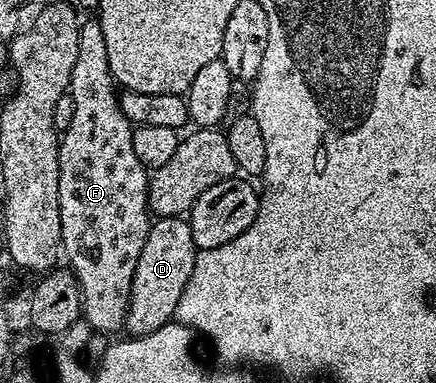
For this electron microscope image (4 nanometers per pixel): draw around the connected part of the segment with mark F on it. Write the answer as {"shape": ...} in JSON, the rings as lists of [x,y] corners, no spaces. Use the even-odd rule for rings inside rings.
{"shape":[[[87,19],[80,25],[78,36],[78,50],[76,63],[73,66],[72,78],[69,93],[73,98],[73,120],[70,121],[67,130],[62,131],[59,139],[60,150],[60,214],[61,214],[61,242],[62,253],[67,256],[66,265],[72,274],[75,275],[79,291],[83,297],[83,309],[81,317],[88,322],[92,331],[103,334],[111,334],[114,330],[124,329],[123,321],[129,308],[129,296],[133,286],[133,272],[137,268],[137,256],[141,256],[141,248],[145,248],[145,236],[149,236],[149,228],[153,221],[153,215],[147,204],[147,184],[149,181],[148,167],[144,166],[141,160],[137,160],[137,152],[133,152],[133,127],[131,121],[125,116],[125,112],[119,103],[120,91],[117,83],[111,74],[106,51],[105,34],[101,30],[98,19]]]}

